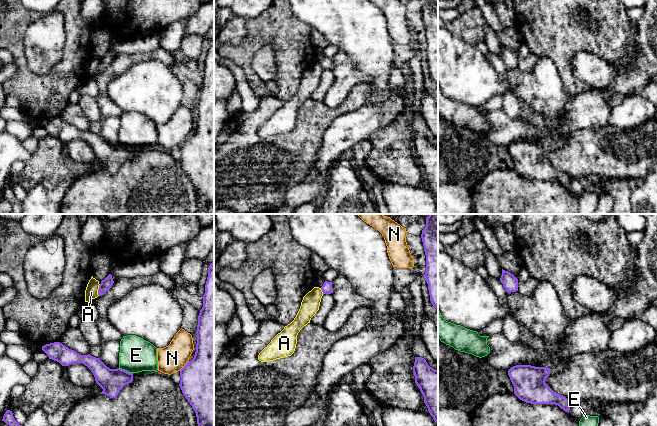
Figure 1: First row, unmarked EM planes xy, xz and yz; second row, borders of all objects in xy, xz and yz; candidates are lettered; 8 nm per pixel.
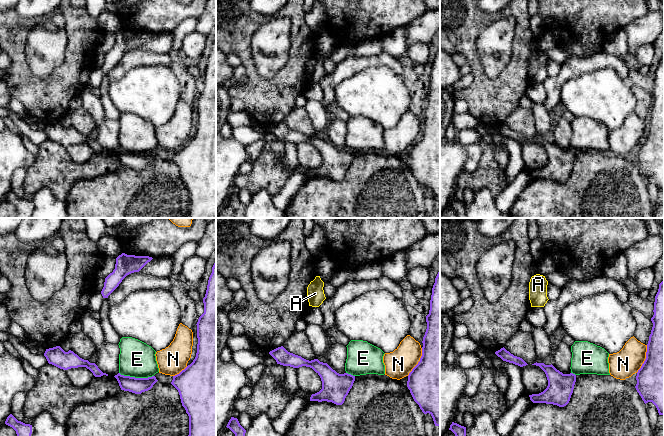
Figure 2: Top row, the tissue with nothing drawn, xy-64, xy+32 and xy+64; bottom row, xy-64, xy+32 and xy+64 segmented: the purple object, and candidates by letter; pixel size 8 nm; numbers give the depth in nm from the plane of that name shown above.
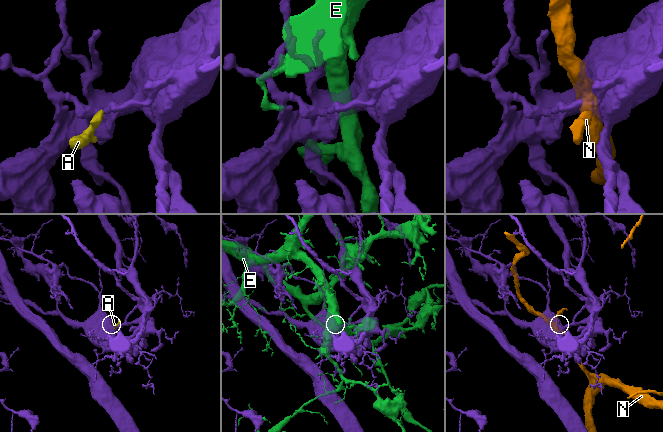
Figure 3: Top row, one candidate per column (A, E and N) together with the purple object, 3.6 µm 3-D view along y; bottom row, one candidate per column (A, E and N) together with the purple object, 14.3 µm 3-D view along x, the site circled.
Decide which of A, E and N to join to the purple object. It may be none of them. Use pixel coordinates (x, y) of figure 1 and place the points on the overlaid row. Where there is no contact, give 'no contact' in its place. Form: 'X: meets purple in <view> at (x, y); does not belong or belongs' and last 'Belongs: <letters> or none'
A: meets purple in xy at (98, 290); does not belong
E: meets purple in xy at (126, 371); does not belong
N: meets purple in xy at (185, 365); does not belong
Belongs: none

